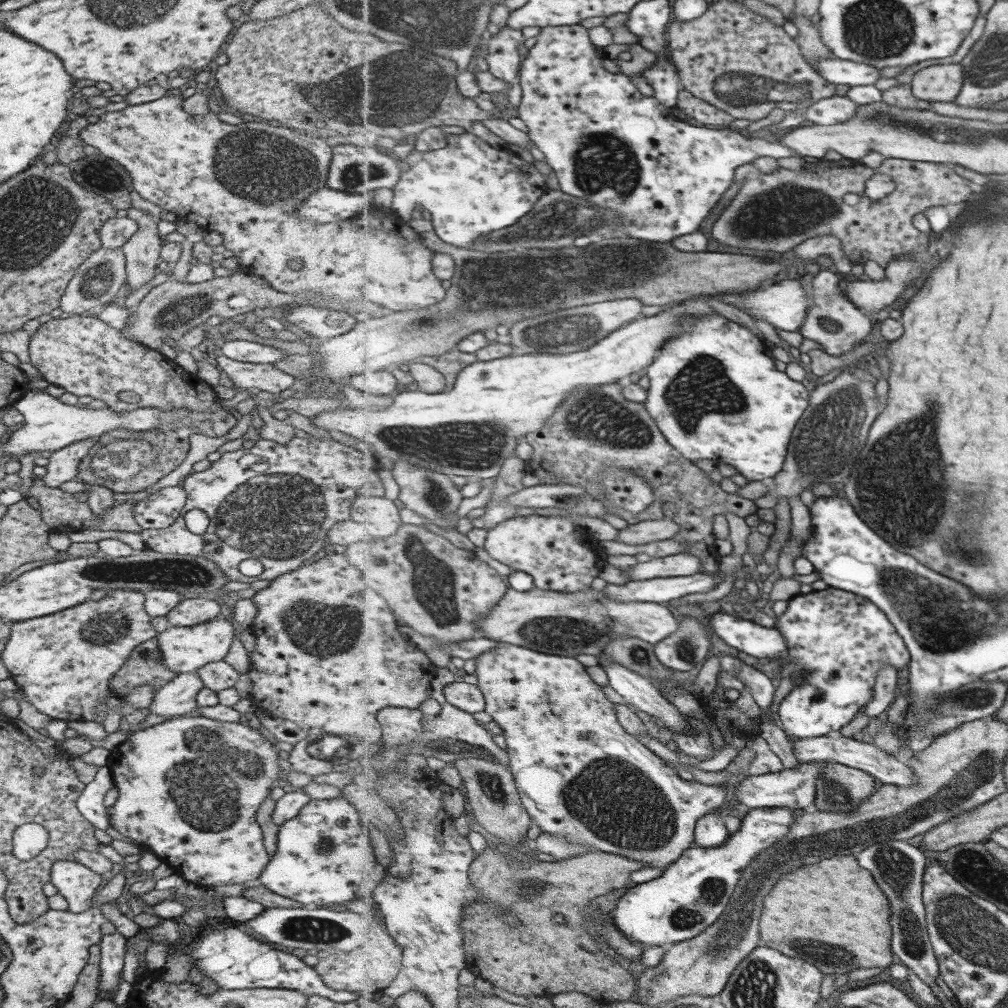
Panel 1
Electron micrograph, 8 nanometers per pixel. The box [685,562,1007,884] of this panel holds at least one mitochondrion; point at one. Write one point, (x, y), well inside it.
(975, 698)

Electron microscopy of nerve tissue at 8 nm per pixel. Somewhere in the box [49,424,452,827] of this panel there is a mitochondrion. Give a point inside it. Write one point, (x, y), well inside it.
(283, 517)

